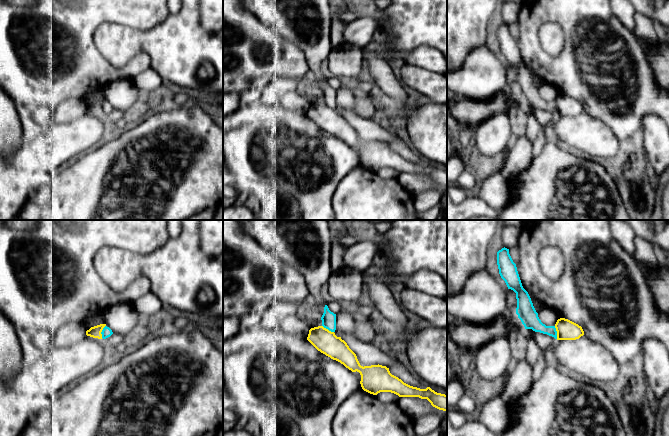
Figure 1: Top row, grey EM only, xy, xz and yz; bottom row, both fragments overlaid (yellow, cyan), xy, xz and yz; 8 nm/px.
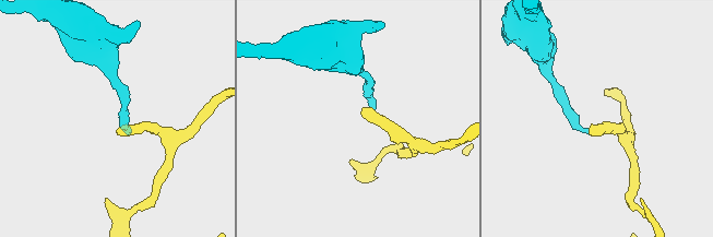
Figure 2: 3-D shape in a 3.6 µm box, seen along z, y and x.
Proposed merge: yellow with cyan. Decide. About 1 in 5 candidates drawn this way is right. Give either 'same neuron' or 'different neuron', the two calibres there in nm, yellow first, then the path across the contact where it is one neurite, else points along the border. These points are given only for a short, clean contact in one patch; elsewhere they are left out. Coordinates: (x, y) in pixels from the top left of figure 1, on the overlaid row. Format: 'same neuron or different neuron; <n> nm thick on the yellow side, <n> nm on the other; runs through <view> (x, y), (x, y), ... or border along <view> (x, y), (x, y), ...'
different neuron; 160 nm thick on the yellow side, 140 nm on the other; border along yz (554, 326), (557, 338)

